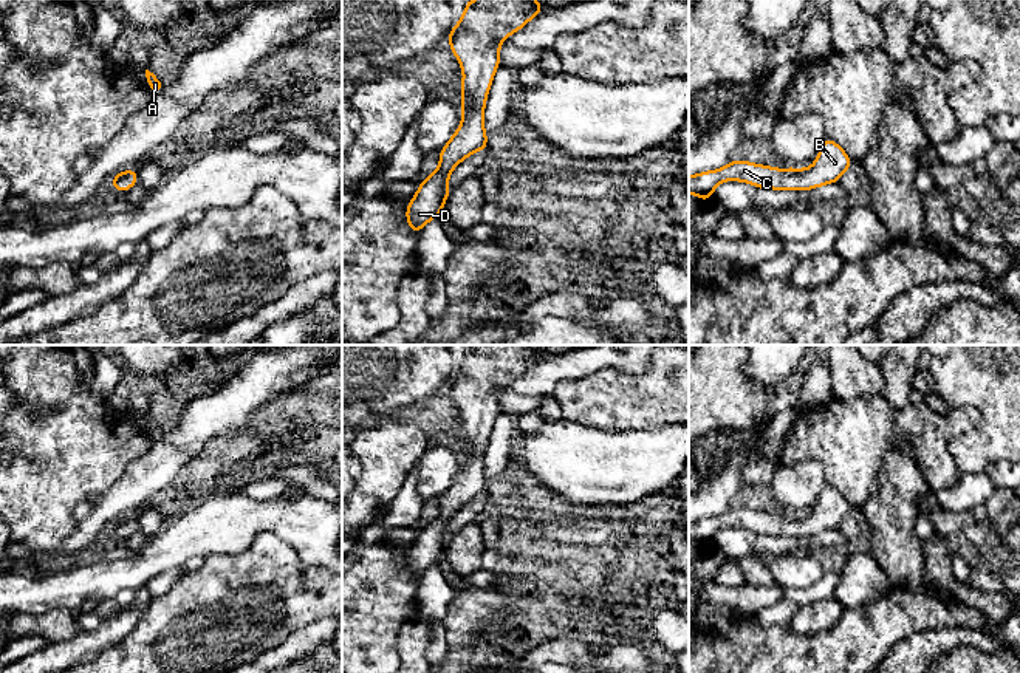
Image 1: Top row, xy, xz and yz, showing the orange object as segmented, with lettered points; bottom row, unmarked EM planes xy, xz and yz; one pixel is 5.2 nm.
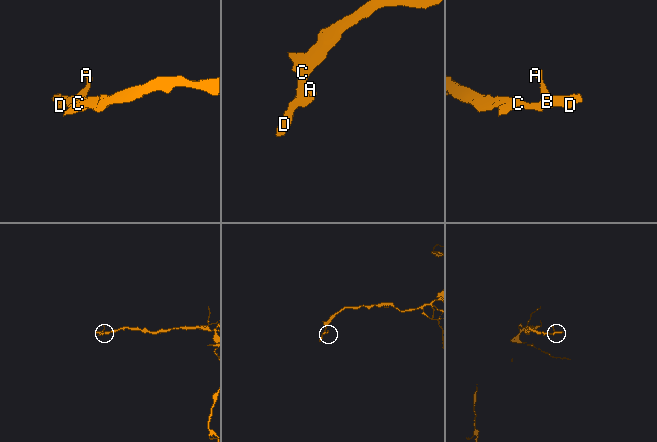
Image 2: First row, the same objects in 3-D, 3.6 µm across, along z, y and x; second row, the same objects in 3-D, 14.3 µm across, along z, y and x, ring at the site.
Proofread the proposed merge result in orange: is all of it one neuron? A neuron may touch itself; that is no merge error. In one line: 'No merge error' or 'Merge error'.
No merge error

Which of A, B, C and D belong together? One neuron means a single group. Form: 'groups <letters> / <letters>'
groups A B C D

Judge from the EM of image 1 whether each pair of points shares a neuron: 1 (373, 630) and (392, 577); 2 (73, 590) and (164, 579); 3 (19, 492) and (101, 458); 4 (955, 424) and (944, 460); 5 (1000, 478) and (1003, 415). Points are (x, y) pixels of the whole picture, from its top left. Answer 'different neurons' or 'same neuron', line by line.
1: same neuron
2: different neurons
3: same neuron
4: same neuron
5: different neurons

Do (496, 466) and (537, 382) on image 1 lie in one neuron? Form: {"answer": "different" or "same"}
{"answer": "different"}

